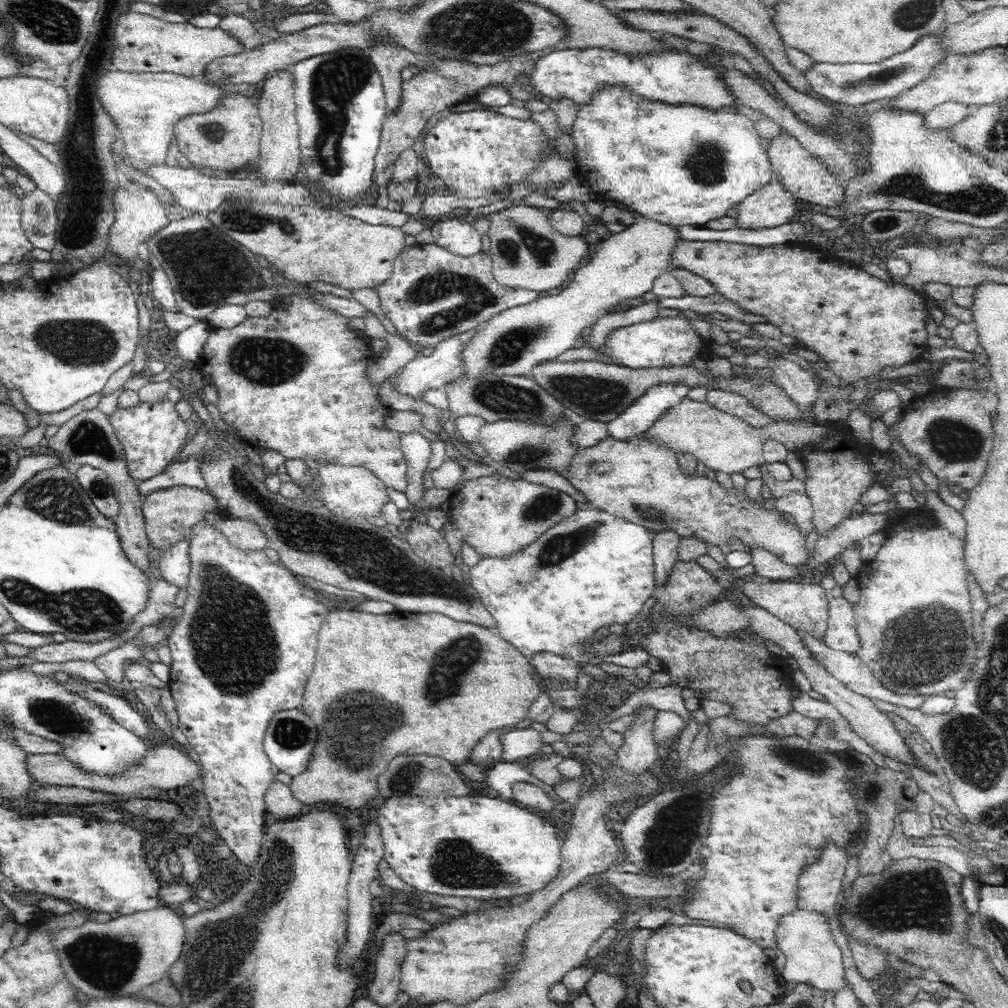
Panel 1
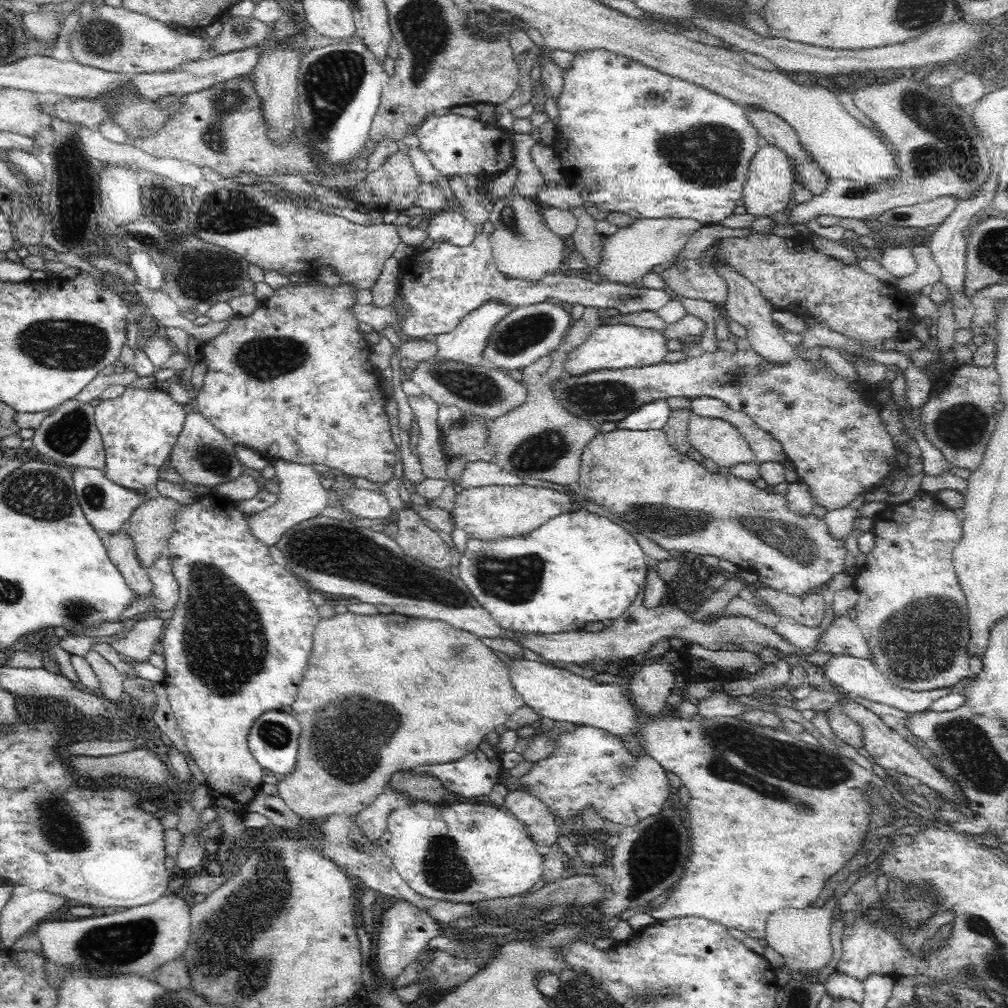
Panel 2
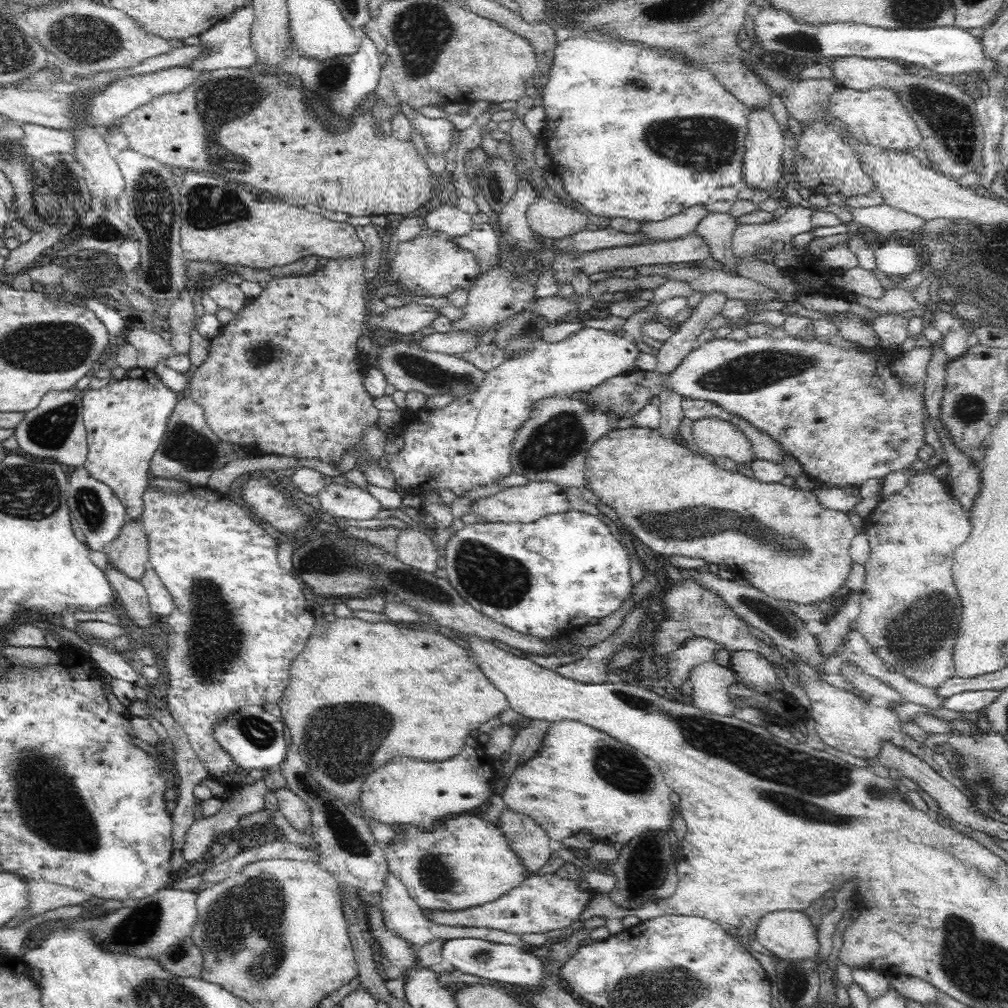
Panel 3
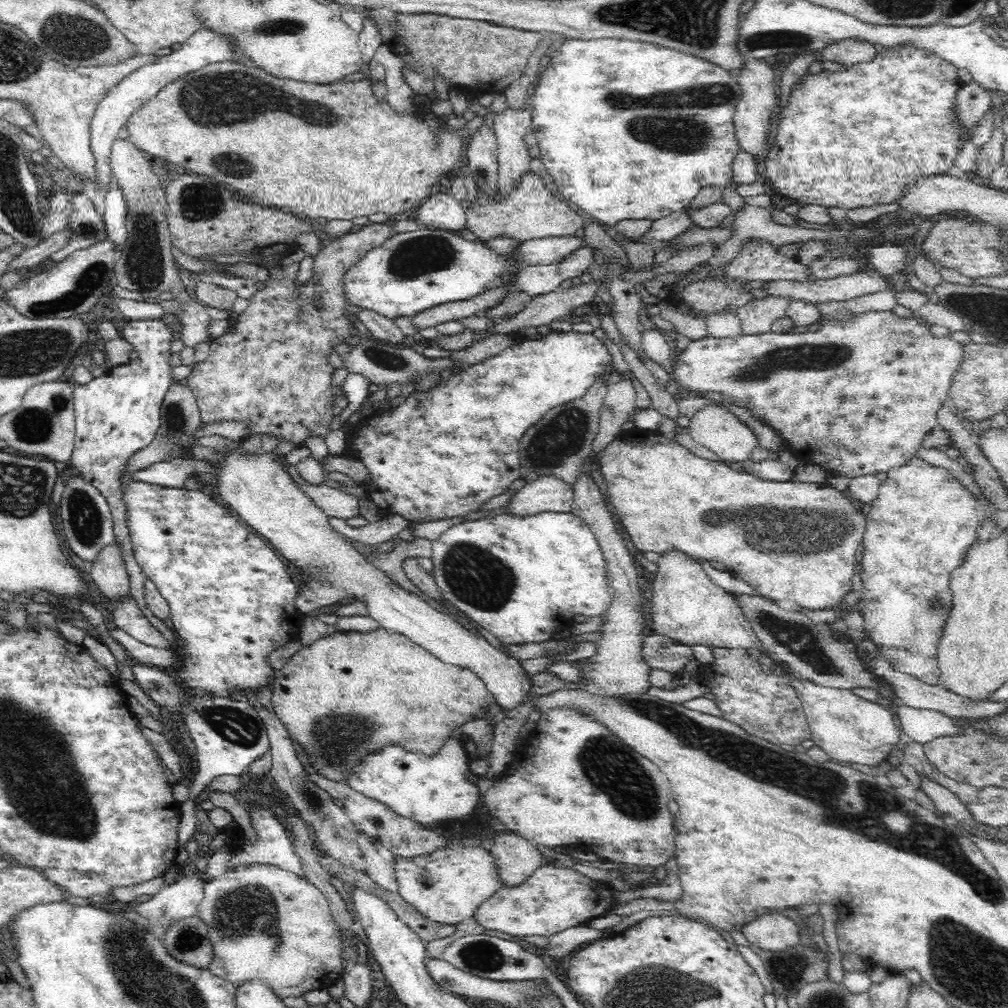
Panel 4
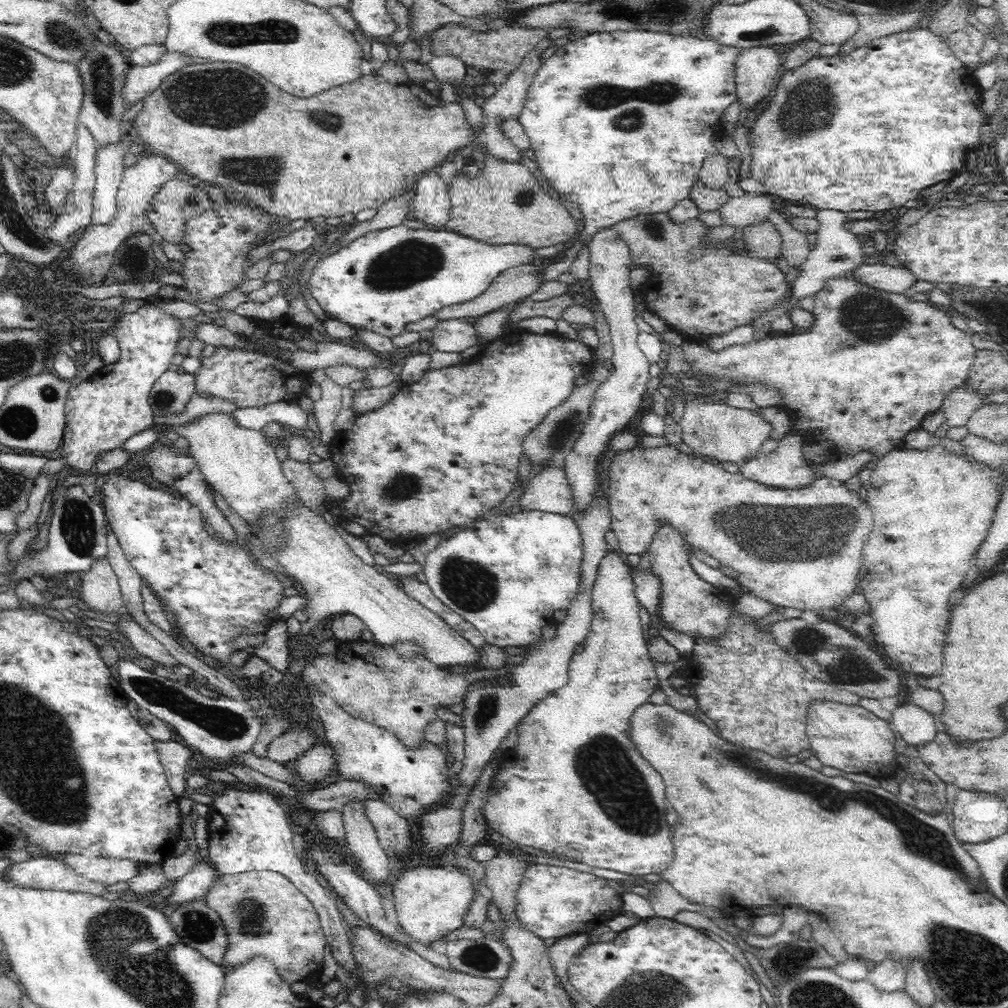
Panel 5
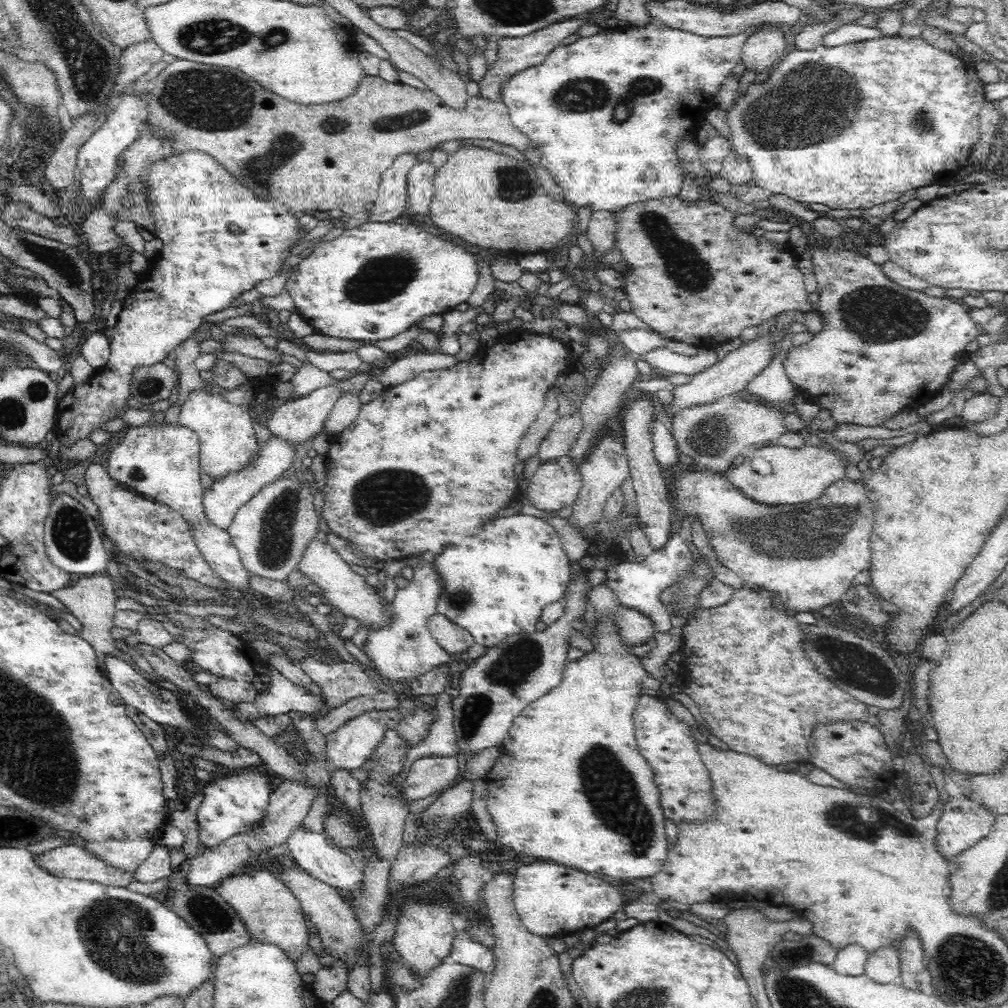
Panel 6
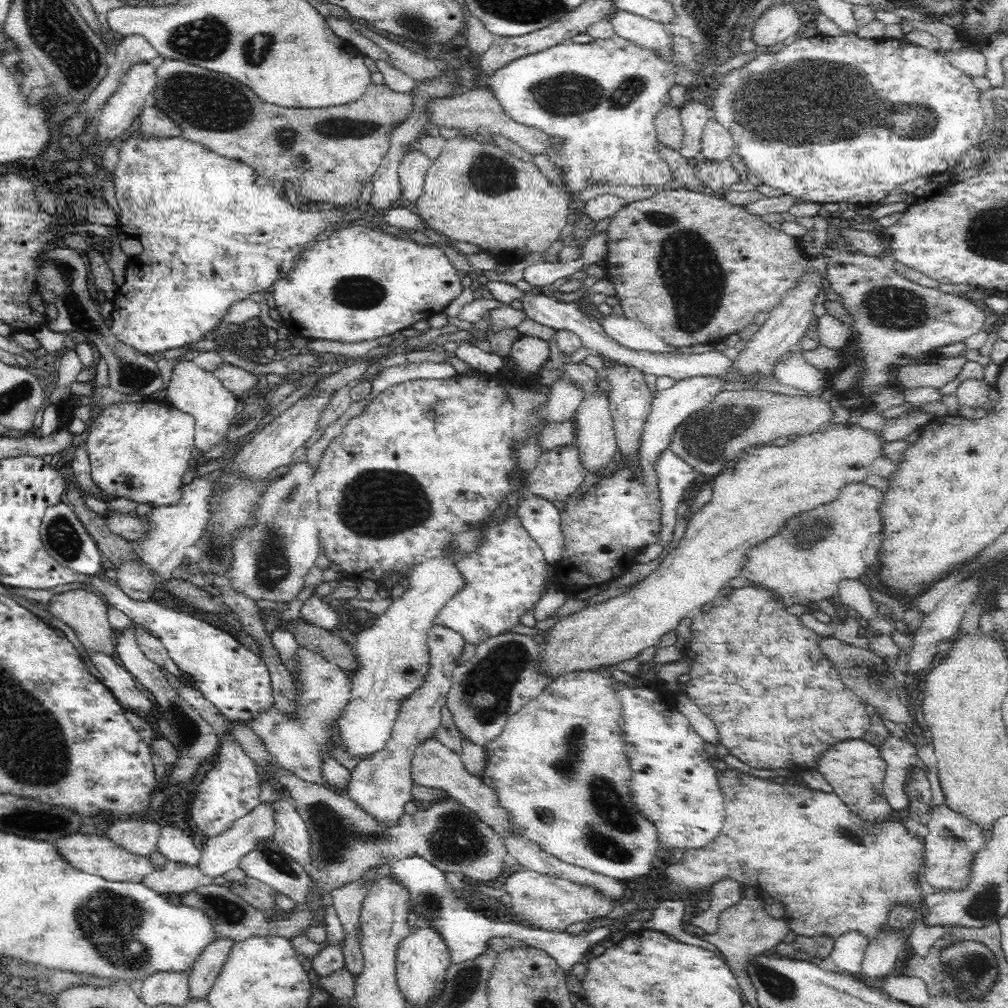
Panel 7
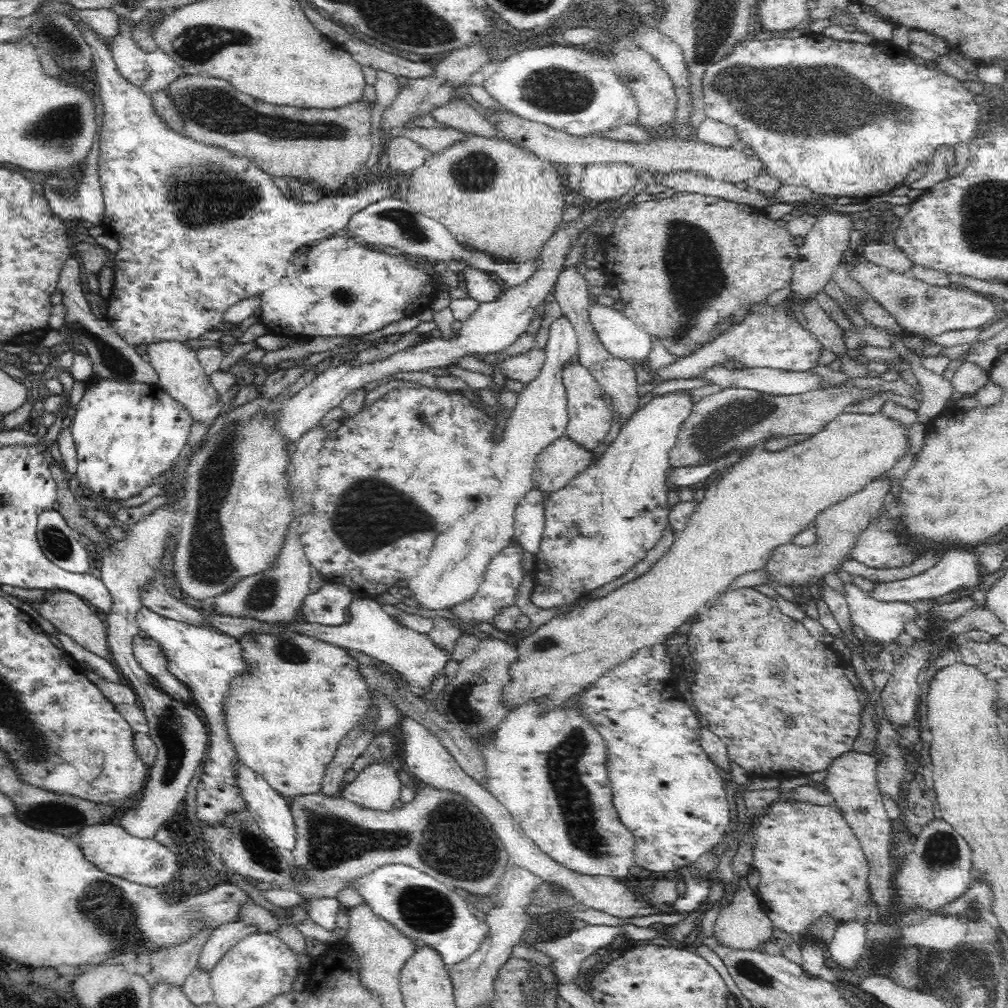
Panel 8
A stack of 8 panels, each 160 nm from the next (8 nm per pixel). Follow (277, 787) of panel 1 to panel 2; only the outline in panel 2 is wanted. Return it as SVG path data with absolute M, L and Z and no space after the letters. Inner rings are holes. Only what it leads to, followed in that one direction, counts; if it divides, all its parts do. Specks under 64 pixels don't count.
M260 791L243 807L243 810L246 813L256 812L284 830L296 830L300 826L301 820L279 797L268 796Z

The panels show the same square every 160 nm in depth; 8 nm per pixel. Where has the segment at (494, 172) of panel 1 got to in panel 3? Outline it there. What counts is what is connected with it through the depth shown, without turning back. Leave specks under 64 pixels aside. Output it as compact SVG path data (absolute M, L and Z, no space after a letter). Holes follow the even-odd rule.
M400 103L399 112L406 115L411 128L423 136L428 152L444 153L450 150L452 140L458 140L458 130L446 118L428 118L413 106Z

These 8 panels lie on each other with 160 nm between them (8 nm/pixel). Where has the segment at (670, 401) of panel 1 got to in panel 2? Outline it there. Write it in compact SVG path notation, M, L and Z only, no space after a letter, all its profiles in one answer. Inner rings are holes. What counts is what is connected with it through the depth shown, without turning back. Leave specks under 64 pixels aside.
M660 399L646 404L629 414L624 420L620 420L618 428L633 431L660 430L667 421L670 411L666 399Z

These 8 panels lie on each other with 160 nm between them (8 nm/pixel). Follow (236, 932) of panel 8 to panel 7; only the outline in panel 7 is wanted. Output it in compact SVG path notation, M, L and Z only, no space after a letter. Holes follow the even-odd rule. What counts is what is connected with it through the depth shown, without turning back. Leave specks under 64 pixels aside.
M218 937L204 947L189 970L189 995L207 996L234 943L232 937Z

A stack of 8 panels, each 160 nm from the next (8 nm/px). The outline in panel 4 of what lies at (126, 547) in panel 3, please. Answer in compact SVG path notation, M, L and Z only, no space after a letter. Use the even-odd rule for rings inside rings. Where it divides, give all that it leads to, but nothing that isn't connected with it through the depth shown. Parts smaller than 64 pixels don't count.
M115 544L104 547L97 554L96 560L92 563L92 568L90 568L88 576L92 576L92 584L96 586L98 594L102 594L106 600L118 603L118 600L127 597L129 591L128 575L124 570L118 547Z

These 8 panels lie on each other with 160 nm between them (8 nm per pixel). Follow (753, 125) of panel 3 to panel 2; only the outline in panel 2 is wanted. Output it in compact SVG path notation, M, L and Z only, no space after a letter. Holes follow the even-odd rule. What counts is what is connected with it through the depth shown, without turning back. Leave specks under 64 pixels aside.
M759 135L756 152L748 163L748 178L743 186L746 212L758 218L786 210L788 203L793 200L793 180L791 163L784 149Z

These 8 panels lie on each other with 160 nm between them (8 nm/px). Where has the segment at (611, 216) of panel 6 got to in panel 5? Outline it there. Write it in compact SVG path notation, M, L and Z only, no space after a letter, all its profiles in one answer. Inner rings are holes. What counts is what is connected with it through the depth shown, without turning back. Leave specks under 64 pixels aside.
M604 227L589 238L587 247L590 251L589 279L597 302L606 316L614 354L610 358L608 378L594 390L582 432L576 438L572 450L565 456L564 470L574 493L573 511L581 511L589 503L592 491L598 485L595 472L598 456L601 456L608 439L612 438L610 436L624 429L630 418L638 412L638 406L643 402L642 397L647 396L647 383L651 378L650 363L637 344L640 331L635 322L637 304L630 288L629 272L632 262L629 246L613 227Z

